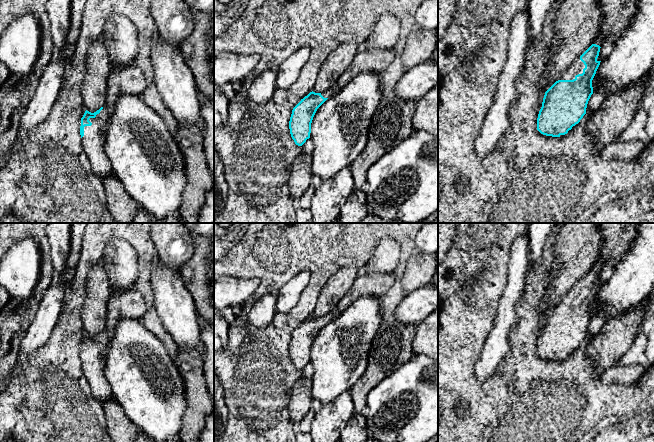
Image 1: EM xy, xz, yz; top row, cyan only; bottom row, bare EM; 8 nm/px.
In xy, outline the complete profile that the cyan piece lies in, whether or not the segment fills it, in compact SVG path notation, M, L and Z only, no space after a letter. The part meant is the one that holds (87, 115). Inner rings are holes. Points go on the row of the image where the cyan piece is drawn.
M104 105L94 113L86 110L81 118L82 148L91 164L92 171L101 179L113 175L111 163L104 151L105 133L111 114L112 111Z

